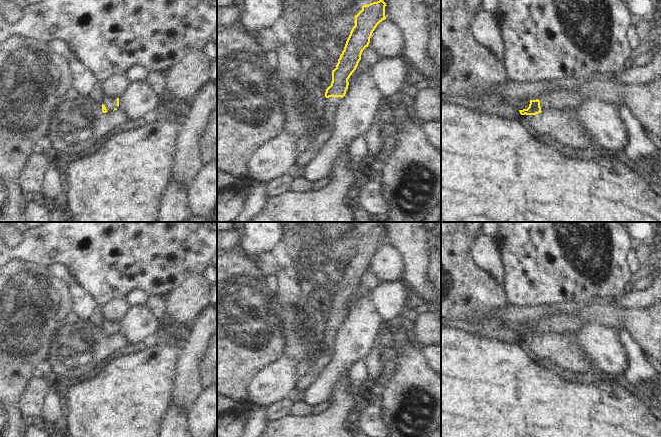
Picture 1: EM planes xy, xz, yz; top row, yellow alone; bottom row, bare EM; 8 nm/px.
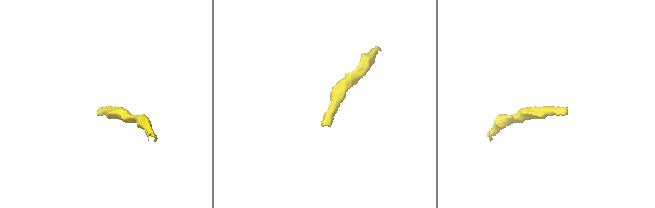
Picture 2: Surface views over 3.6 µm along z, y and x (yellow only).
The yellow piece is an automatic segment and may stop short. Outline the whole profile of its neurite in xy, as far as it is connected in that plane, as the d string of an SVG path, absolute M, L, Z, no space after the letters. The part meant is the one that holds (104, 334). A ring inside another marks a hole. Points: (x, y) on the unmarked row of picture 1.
M104 321L101 328L103 337L111 336L119 333L119 322L114 323L114 322Z

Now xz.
M381 223L363 229L362 234L355 239L355 250L350 256L336 292L332 294L332 306L325 316L326 326L320 348L313 355L312 363L305 367L300 375L296 385L299 390L305 391L330 363L334 353L335 336L348 313L348 303L356 294L363 274L368 271L373 255L386 243L386 230Z

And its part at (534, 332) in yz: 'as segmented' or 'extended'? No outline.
extended

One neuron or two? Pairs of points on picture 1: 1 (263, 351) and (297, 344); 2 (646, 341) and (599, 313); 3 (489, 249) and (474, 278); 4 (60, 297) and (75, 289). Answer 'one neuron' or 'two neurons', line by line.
1: two neurons
2: one neuron
3: two neurons
4: two neurons

